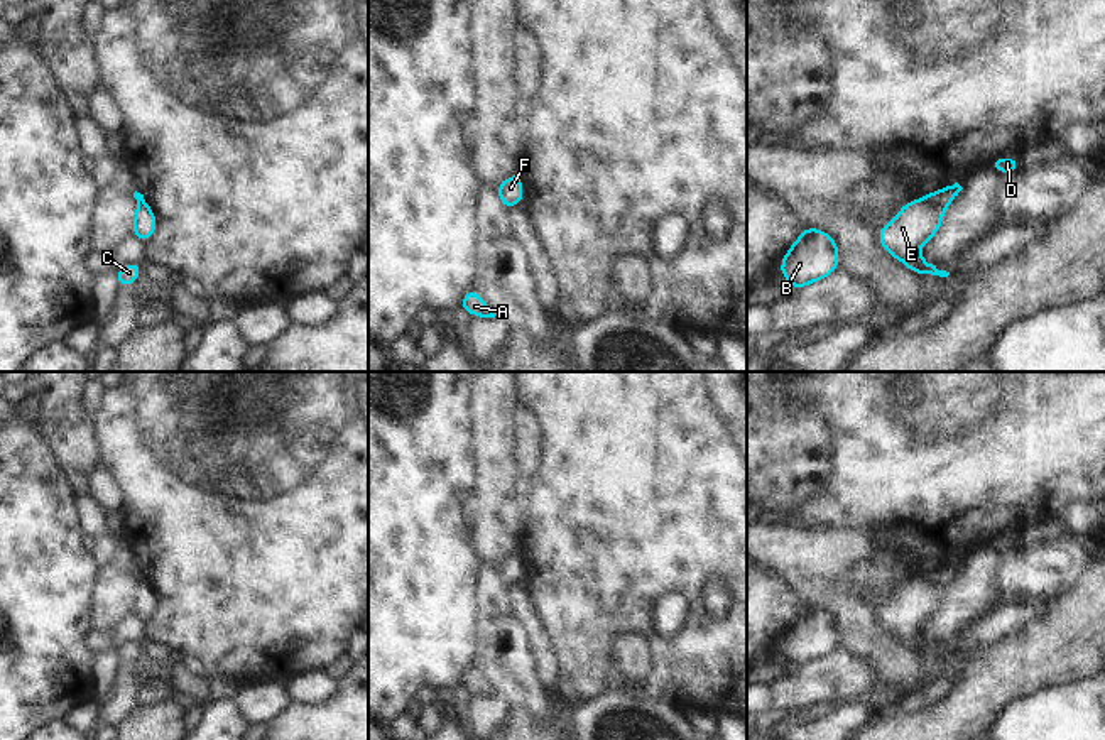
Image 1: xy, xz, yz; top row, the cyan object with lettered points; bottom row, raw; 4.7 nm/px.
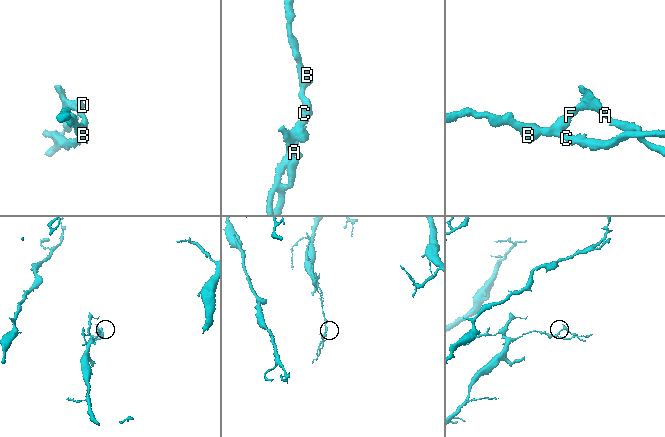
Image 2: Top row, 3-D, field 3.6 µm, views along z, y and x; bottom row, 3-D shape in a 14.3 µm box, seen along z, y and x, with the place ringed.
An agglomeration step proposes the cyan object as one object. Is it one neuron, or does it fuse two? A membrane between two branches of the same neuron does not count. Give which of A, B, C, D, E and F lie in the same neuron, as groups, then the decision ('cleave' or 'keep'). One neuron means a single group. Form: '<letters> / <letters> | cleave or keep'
A D F / B C E | cleave

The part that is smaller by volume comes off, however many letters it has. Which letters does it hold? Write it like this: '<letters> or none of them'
A, D, F

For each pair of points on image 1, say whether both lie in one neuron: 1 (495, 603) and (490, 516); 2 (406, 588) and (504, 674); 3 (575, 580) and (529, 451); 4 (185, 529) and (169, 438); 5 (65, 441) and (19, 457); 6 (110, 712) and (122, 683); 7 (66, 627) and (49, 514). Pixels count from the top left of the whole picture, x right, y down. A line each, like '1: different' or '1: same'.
1: different
2: different
3: different
4: same
5: different
6: same
7: same

